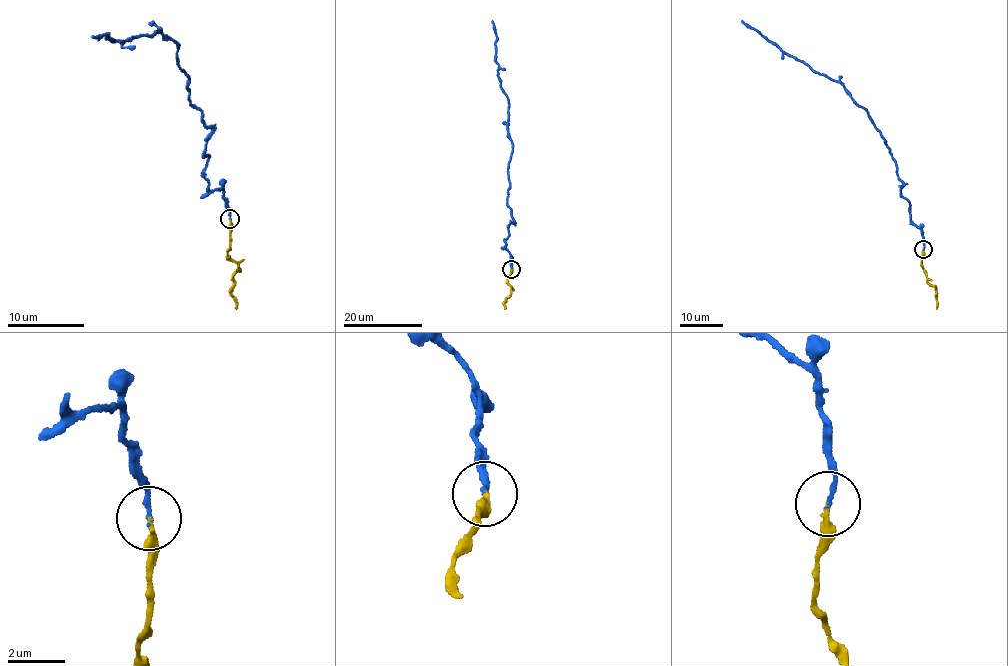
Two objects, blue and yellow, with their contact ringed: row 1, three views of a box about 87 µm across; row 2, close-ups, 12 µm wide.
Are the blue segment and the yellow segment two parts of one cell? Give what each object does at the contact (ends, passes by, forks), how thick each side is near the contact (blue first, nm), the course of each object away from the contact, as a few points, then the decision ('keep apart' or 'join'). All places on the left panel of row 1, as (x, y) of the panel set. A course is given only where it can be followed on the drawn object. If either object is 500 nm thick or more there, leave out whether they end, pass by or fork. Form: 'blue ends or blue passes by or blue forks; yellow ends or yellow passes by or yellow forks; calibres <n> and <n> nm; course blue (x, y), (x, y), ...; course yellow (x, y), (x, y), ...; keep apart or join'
blue ends; yellow ends; calibres 150 and 200 nm; course blue (230, 219), (224, 191), (204, 177), (212, 129), (190, 103), (176, 40), (160, 30), (121, 44), (91, 36); course yellow (230, 219), (226, 257), (240, 270), (235, 270), (232, 297), (237, 308); join

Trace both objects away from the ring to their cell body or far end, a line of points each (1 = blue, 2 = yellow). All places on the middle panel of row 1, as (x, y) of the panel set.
1: (512, 269), (504, 241), (514, 221), (507, 203), (513, 143), (508, 125), (509, 101), (497, 71), (491, 21)
2: (512, 269), (507, 280), (511, 291), (503, 304), (505, 309)

